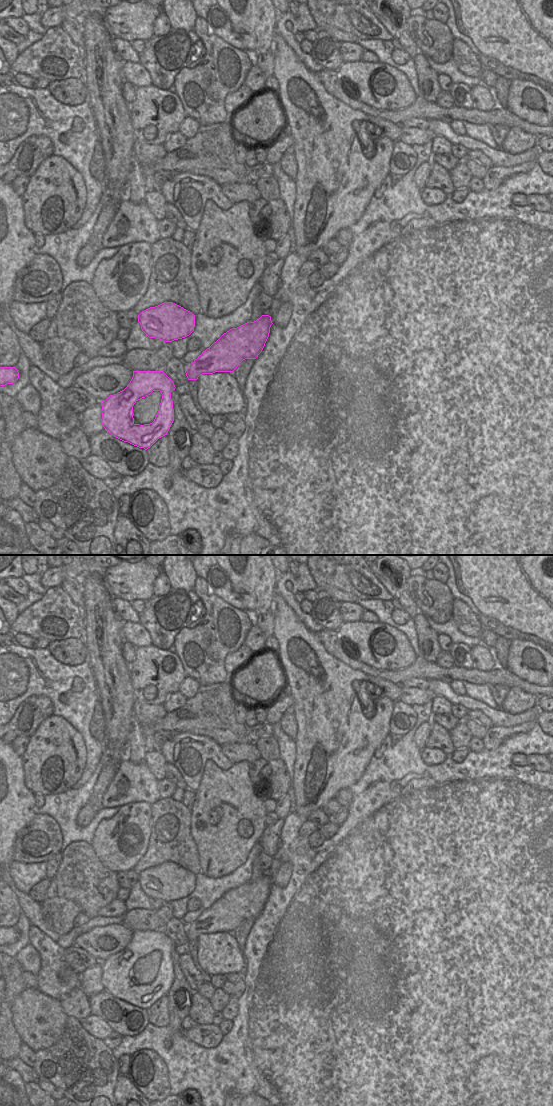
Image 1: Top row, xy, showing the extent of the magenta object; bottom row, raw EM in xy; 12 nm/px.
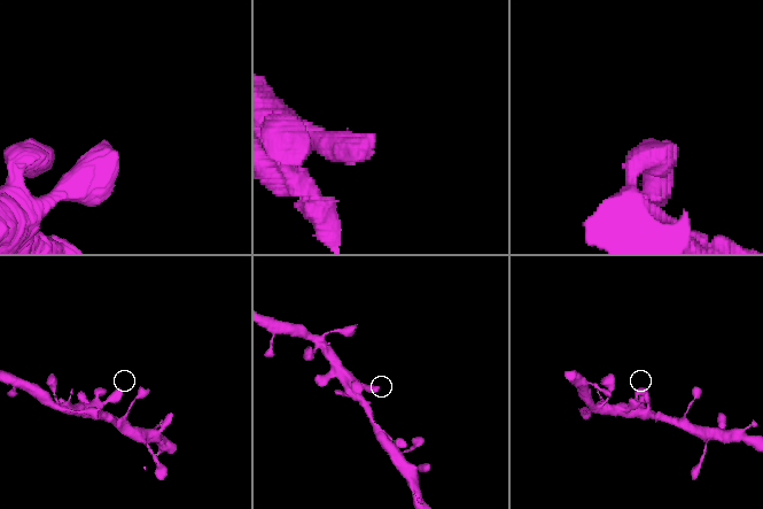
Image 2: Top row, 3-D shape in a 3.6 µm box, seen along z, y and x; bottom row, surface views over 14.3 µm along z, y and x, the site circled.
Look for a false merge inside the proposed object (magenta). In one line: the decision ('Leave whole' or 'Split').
Leave whole.

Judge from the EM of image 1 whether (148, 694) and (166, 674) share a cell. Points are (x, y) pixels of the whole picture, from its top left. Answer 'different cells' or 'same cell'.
same cell

